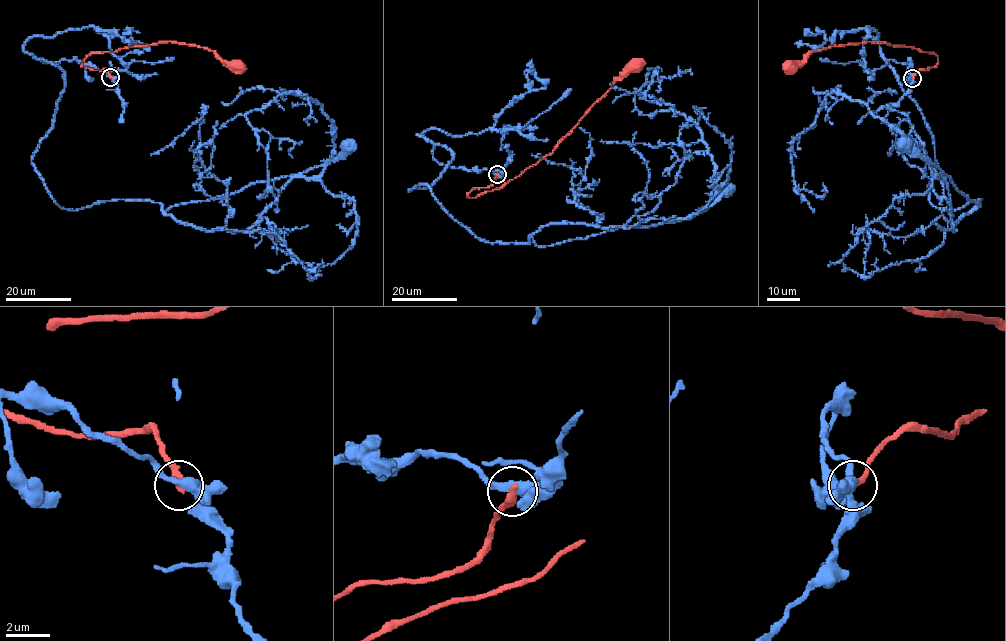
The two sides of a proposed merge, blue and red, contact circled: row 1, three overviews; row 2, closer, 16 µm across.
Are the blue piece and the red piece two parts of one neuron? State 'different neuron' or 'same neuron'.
different neuron

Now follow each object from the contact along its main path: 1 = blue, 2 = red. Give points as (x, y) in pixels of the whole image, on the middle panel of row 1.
1: (497, 175), (440, 164), (440, 144), (441, 176), (408, 190), (489, 242), (548, 246), (677, 221), (729, 188)
2: (497, 175), (494, 182), (486, 187), (475, 188), (468, 196), (500, 188), (551, 153), (612, 85), (637, 63)

